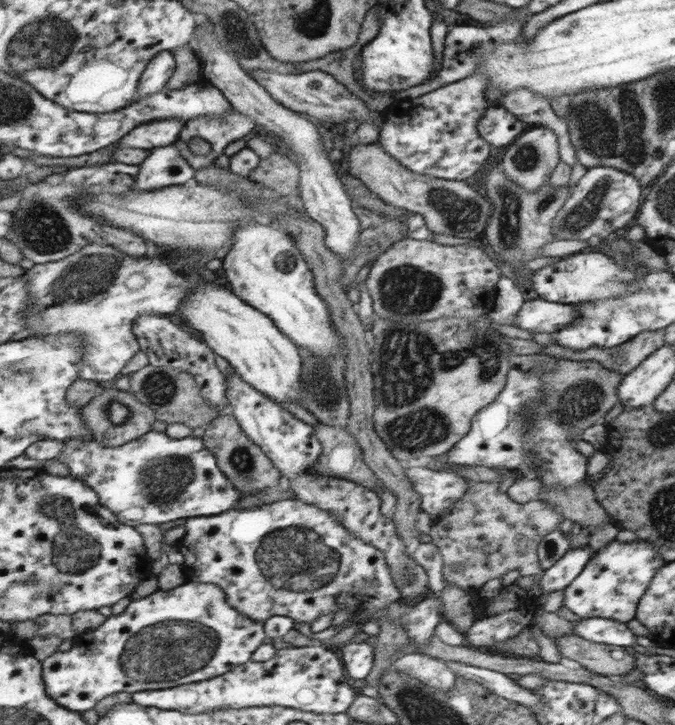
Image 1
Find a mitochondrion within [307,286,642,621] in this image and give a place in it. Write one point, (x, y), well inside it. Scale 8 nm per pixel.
(409, 358)

